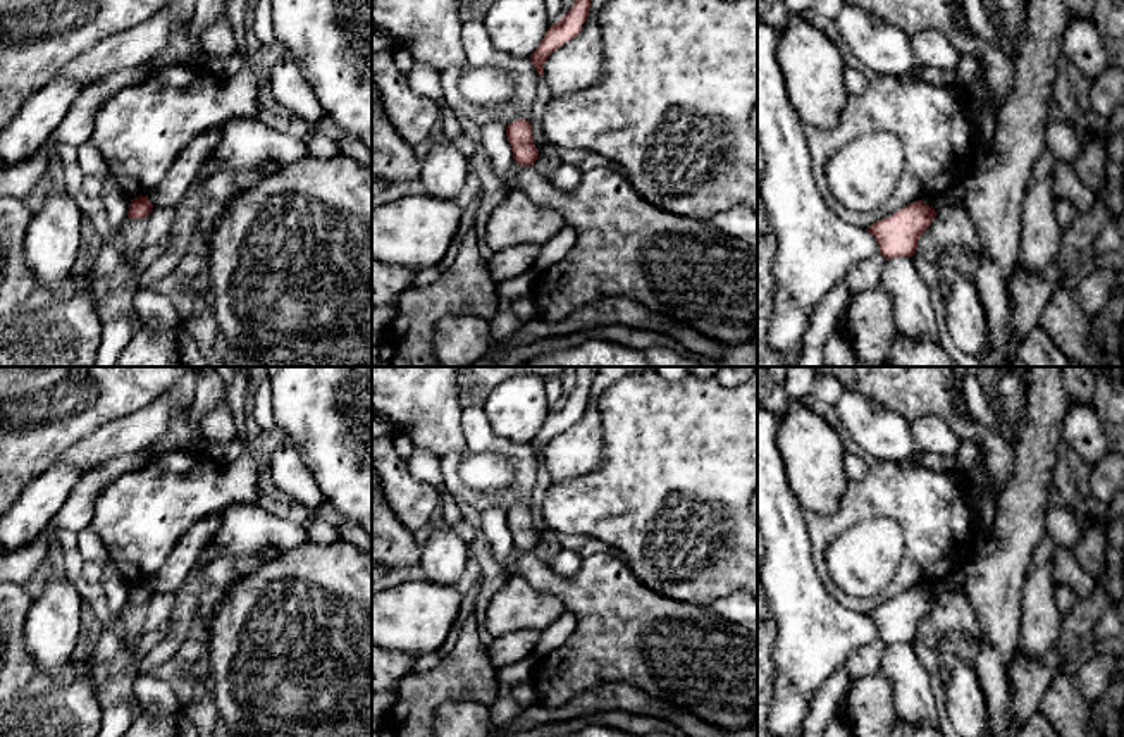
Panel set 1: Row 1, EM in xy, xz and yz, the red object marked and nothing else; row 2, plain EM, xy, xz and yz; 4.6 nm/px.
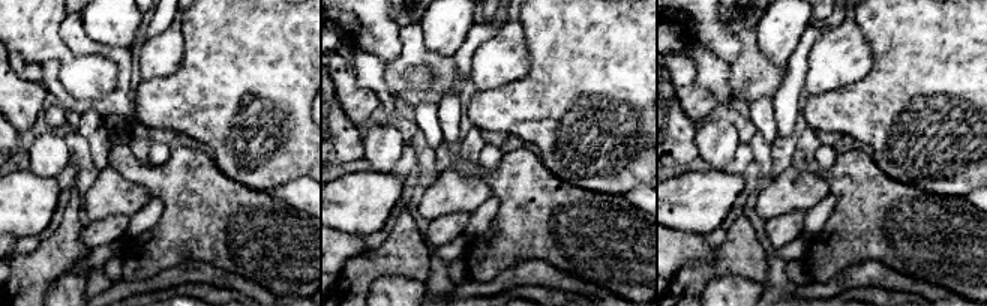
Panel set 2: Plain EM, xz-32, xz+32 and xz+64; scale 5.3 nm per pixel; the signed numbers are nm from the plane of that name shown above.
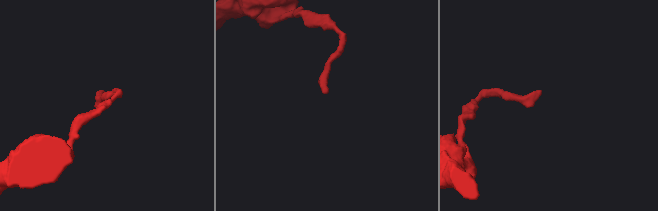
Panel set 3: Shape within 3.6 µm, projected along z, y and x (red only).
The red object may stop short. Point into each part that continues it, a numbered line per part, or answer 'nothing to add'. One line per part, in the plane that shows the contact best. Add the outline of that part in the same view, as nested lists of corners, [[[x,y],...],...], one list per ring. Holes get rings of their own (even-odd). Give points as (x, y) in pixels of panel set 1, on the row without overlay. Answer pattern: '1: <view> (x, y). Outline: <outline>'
nothing to add

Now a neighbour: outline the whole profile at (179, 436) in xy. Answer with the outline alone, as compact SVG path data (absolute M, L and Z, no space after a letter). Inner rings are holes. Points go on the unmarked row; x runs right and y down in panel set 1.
M188 412L170 417L169 430L158 437L151 449L155 451L188 451L195 441L195 430L189 425Z

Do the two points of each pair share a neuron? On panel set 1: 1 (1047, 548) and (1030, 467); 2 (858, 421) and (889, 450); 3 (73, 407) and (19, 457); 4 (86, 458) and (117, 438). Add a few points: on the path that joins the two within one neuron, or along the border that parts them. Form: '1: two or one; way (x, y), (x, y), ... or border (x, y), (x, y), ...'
1: two; border (1045, 534), (1026, 570)
2: one; way (864, 426), (882, 443)
3: one; way (59, 417), (33, 443)
4: one; way (93, 452), (111, 441)

